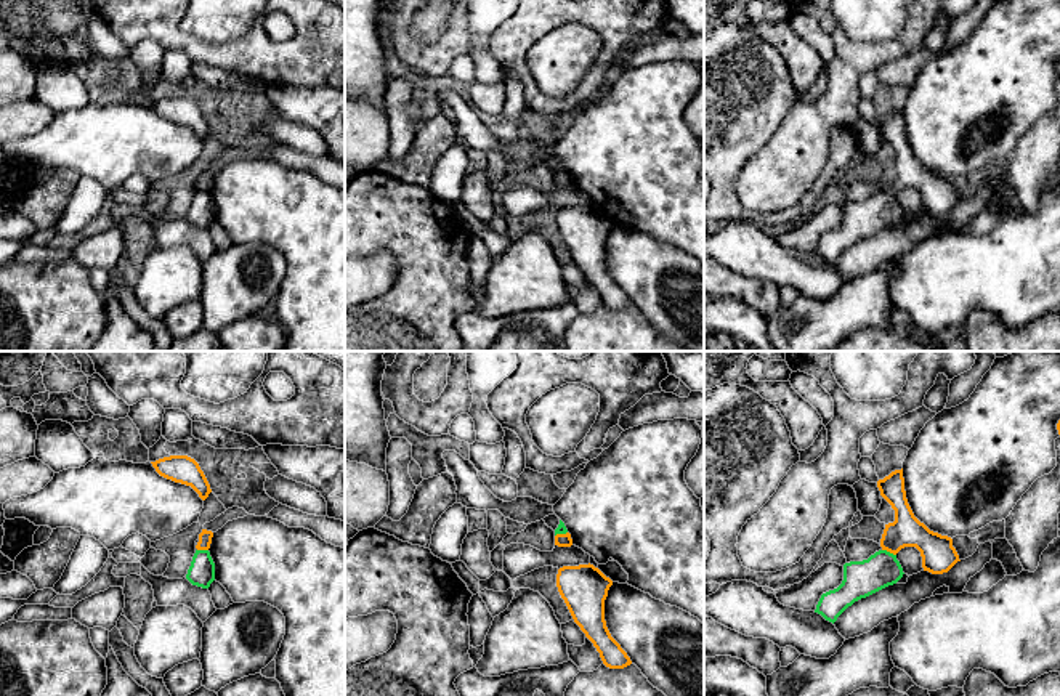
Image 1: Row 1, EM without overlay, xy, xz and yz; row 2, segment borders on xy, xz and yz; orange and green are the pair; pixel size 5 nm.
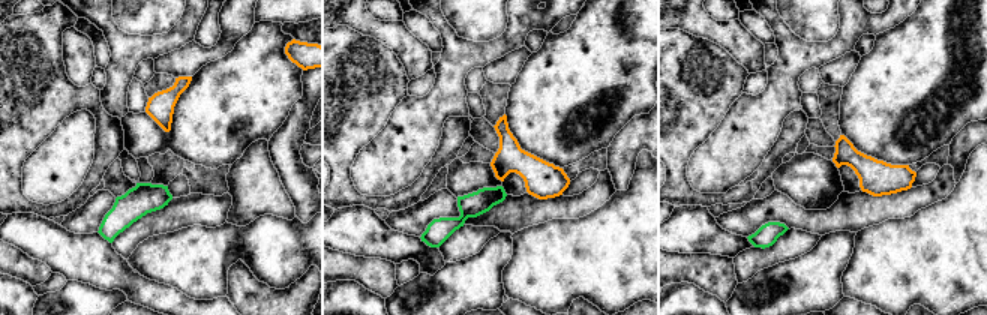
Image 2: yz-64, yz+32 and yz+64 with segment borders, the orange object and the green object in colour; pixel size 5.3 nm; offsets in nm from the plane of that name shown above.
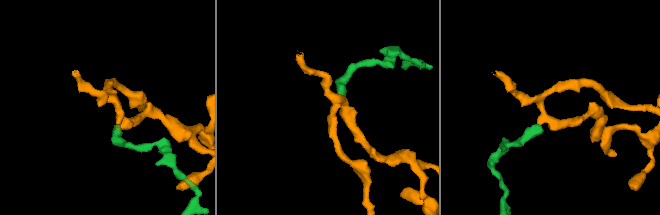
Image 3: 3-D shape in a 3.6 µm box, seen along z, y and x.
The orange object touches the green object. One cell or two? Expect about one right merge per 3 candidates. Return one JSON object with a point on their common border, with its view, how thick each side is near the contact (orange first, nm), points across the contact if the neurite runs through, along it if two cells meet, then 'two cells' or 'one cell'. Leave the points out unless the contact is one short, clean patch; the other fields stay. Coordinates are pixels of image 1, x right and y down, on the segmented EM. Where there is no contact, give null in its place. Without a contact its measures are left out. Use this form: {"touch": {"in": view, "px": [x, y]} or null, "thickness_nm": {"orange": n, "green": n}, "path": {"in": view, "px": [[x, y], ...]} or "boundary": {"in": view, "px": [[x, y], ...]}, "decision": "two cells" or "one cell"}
{"touch": {"in": "yz", "px": [889, 550]}, "thickness_nm": {"orange": 170, "green": 180}, "decision": "two cells"}

